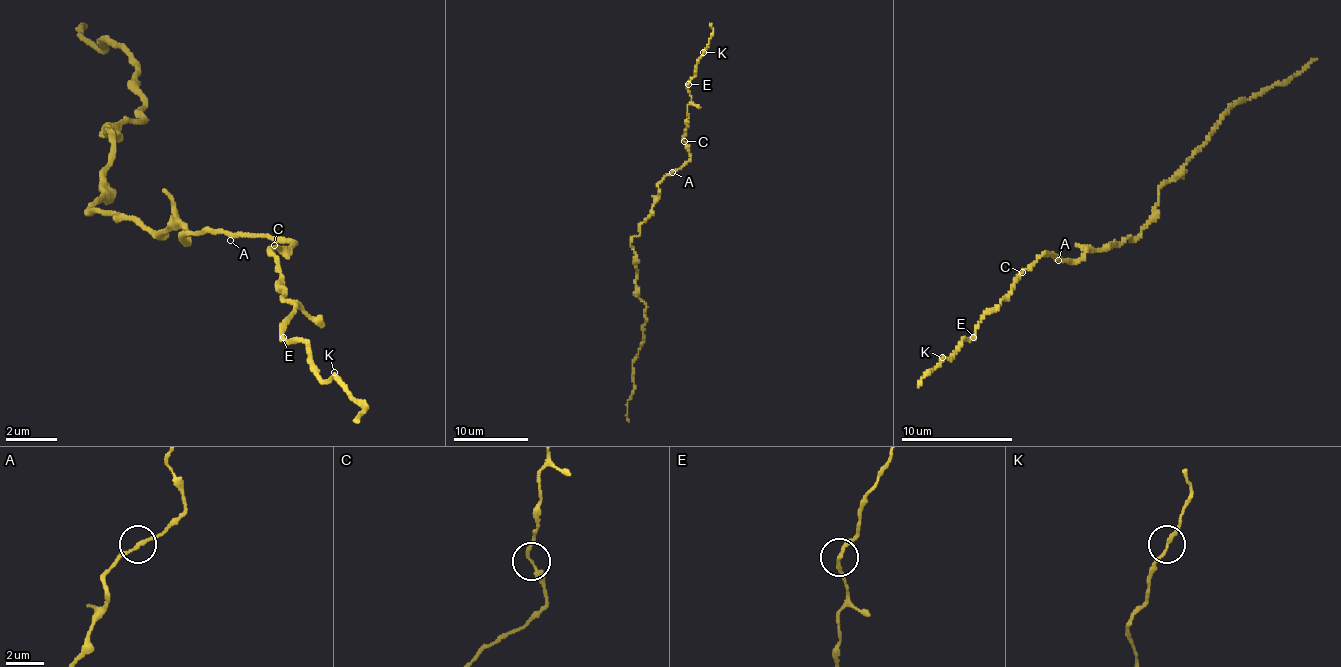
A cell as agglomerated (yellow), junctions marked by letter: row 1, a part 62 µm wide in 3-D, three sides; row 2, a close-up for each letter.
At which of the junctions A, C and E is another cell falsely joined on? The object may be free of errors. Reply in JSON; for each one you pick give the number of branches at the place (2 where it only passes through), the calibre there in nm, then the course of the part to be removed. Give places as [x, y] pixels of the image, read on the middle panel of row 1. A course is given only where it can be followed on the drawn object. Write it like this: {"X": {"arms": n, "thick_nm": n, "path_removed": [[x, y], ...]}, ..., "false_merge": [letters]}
{"false_merge": []}

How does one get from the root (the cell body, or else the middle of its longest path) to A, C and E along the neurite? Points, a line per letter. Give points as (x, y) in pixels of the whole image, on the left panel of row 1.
A: (147, 231), (154, 233), (168, 226), (182, 230), (183, 240), (184, 230), (217, 232), (230, 240)
C: (147, 231), (168, 226), (182, 230), (183, 240), (184, 230), (262, 233), (289, 241), (290, 246), (272, 248)
E: (147, 231), (289, 241), (272, 249), (282, 304), (296, 310), (284, 337)

